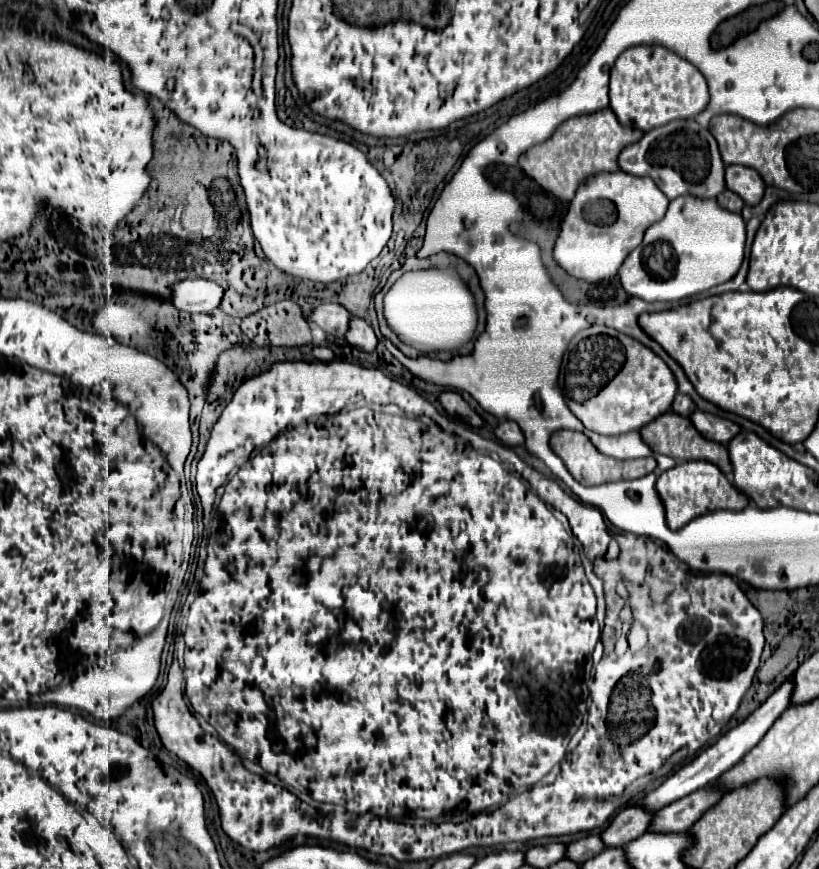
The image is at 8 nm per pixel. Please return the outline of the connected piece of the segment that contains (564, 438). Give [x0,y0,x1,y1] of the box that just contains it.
[550,430,656,486]

